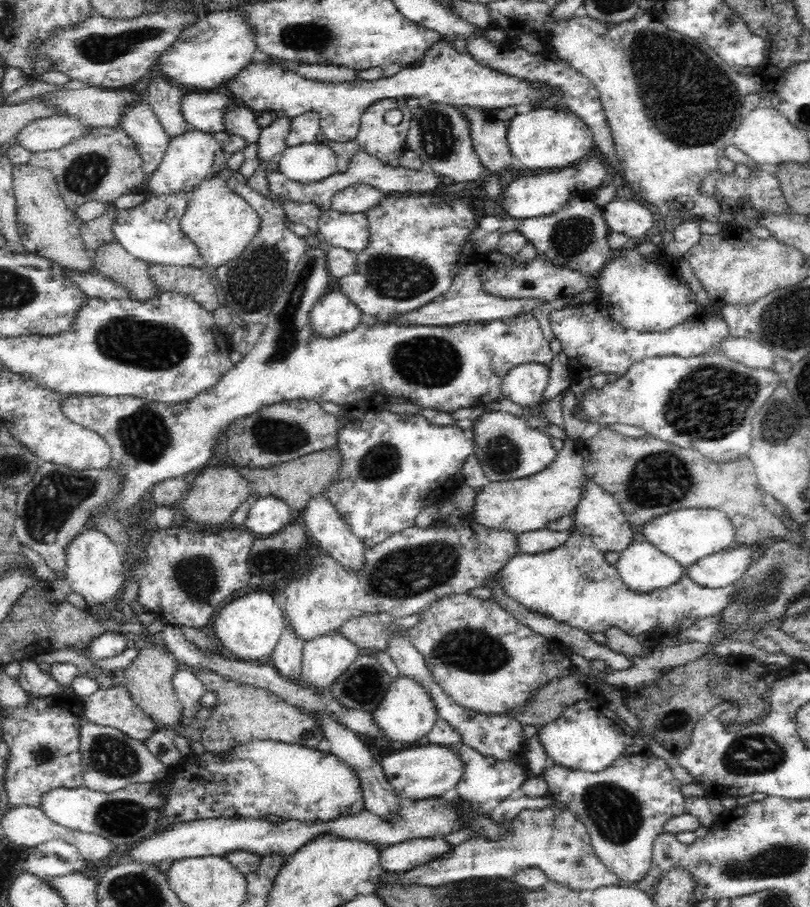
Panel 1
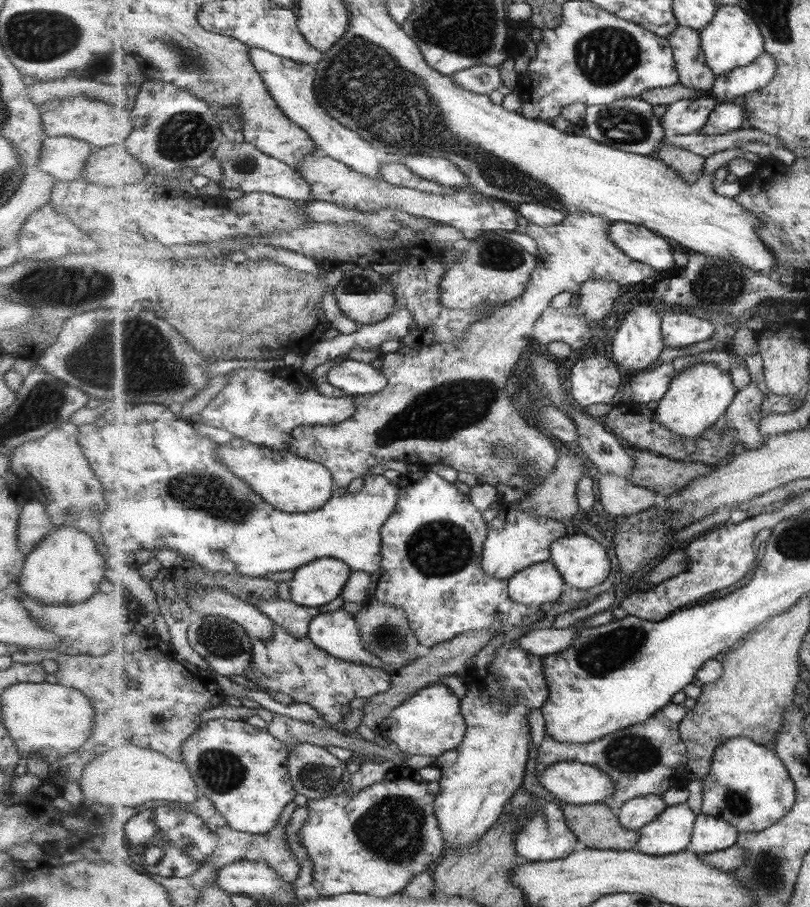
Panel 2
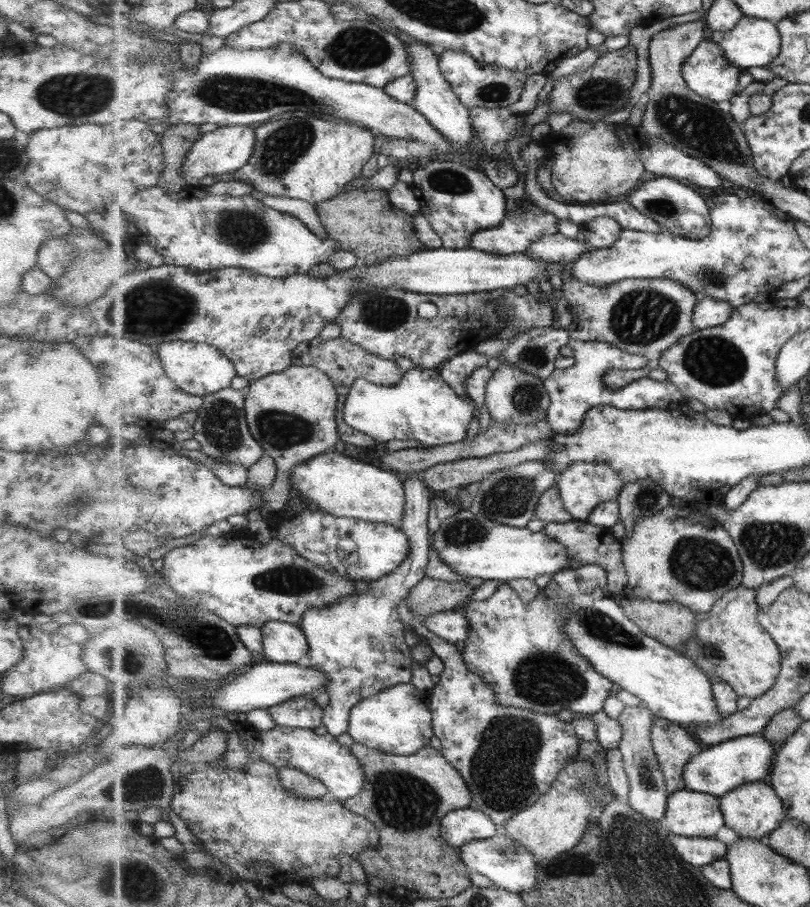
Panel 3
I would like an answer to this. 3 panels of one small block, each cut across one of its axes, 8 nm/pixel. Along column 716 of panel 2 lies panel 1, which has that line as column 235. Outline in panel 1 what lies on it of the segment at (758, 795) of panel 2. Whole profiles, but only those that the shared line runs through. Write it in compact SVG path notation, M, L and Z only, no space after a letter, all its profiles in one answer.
M256 741L246 746L236 746L227 756L216 757L211 752L196 755L198 770L196 774L176 780L177 767L168 770L161 782L170 783L170 798L167 799L159 822L164 824L184 823L210 818L265 818L269 815L281 819L304 821L329 820L340 818L342 814L358 814L364 810L360 783L355 772L350 770L336 756L329 752L312 750L298 744Z

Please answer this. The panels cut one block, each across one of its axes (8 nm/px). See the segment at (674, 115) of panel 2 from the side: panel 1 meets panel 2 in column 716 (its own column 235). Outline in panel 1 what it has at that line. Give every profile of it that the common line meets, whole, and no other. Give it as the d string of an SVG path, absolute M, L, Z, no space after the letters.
M198 91L196 93L188 93L183 95L182 114L186 118L192 129L202 131L208 134L216 134L216 132L226 131L226 114L232 106L239 106L236 99L230 95L218 94L218 92Z

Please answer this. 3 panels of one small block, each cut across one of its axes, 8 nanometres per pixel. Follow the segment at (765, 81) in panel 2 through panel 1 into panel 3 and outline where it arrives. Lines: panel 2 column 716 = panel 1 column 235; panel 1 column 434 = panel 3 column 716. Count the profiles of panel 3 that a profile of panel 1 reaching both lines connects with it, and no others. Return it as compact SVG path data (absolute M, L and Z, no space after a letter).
M710 38L686 58L682 75L688 87L699 96L725 106L737 94L743 71L727 58L722 46Z

